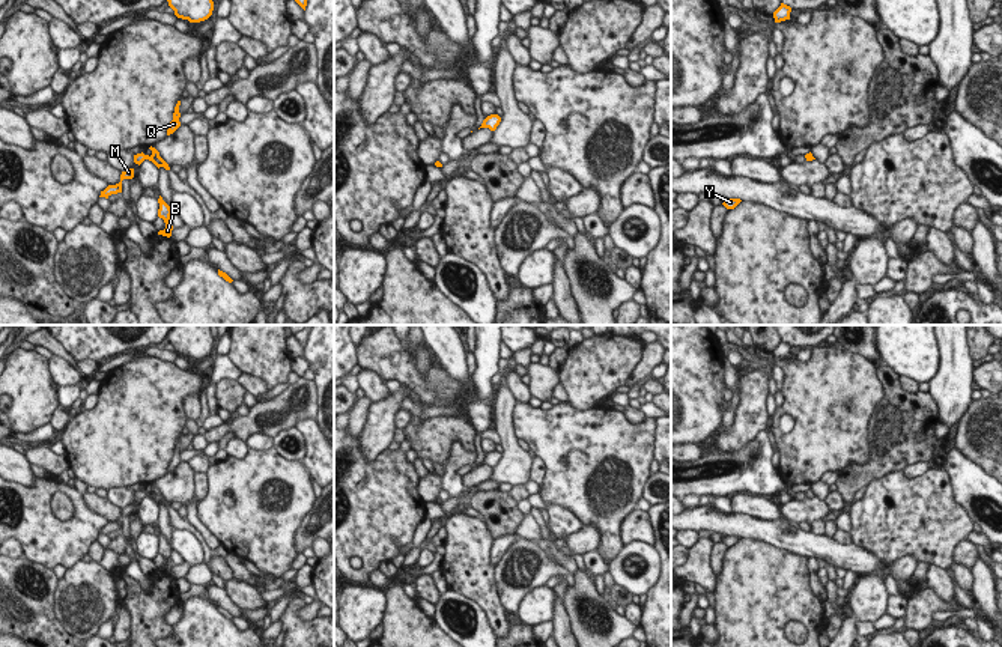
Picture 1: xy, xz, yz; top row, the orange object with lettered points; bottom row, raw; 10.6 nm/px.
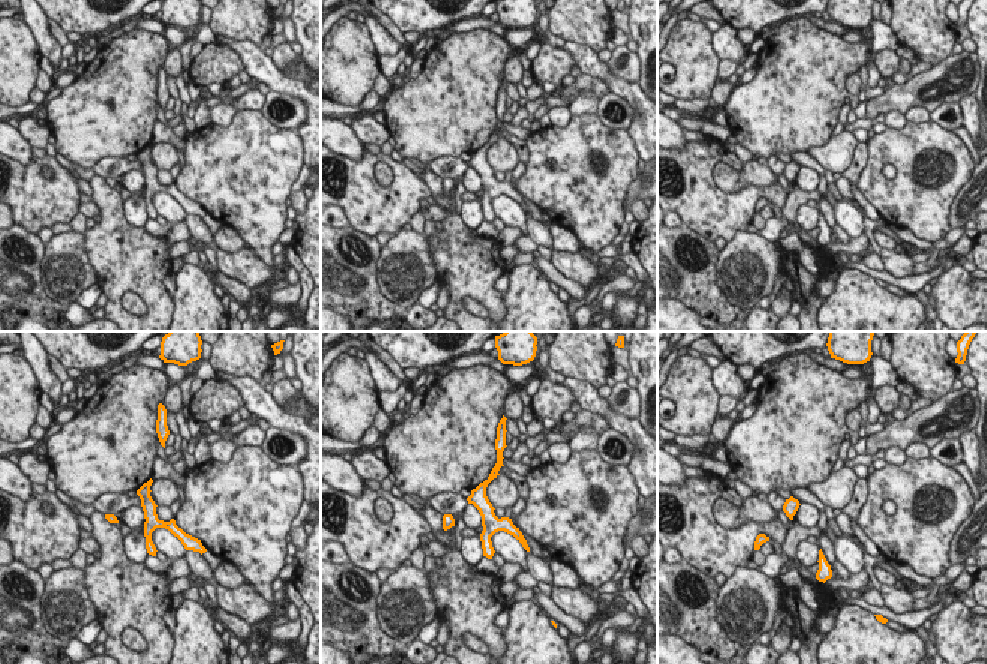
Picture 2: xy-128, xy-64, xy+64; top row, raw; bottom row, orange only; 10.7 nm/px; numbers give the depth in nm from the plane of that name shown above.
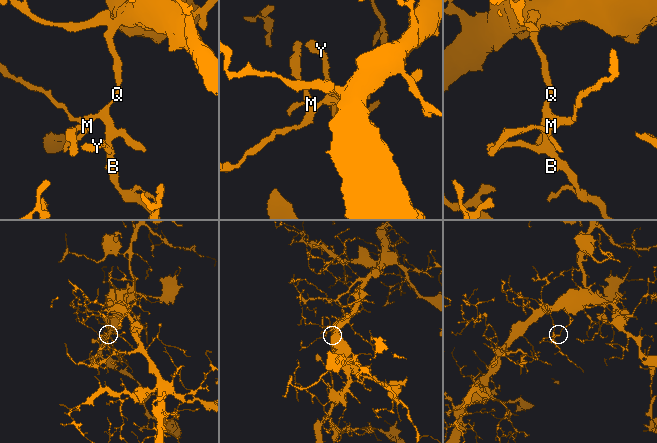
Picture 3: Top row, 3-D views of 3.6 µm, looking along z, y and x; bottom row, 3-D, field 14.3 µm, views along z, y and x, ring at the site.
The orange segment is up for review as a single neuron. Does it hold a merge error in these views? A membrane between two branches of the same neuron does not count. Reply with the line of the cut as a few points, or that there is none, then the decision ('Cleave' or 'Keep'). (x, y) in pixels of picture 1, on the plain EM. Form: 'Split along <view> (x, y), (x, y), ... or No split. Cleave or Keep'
No split. Keep.

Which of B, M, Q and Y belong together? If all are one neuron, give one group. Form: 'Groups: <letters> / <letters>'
Groups: B M Q Y.

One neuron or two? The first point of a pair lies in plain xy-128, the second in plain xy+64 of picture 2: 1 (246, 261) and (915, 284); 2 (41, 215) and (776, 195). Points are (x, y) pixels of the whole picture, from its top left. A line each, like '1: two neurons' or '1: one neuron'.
1: two neurons
2: one neuron

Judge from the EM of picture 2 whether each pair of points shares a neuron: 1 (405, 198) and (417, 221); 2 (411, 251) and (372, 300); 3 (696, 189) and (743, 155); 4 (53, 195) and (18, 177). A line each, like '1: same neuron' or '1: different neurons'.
1: different neurons
2: different neurons
3: different neurons
4: same neuron

